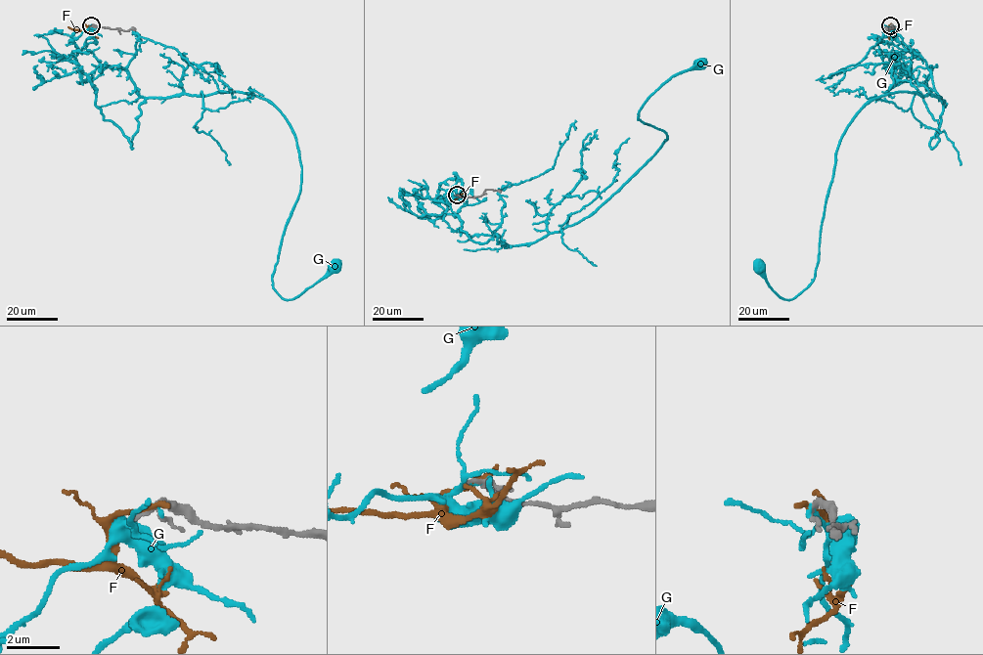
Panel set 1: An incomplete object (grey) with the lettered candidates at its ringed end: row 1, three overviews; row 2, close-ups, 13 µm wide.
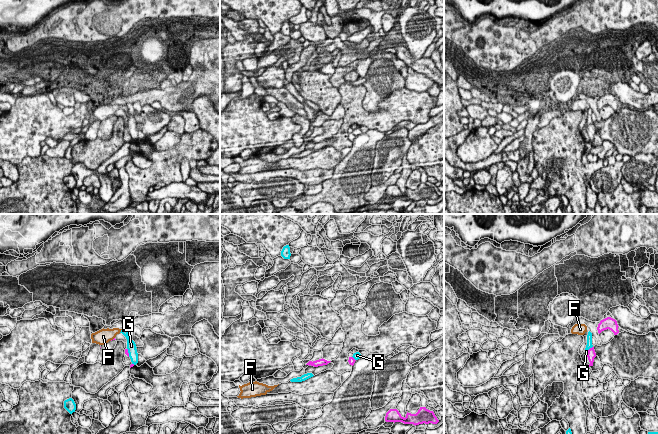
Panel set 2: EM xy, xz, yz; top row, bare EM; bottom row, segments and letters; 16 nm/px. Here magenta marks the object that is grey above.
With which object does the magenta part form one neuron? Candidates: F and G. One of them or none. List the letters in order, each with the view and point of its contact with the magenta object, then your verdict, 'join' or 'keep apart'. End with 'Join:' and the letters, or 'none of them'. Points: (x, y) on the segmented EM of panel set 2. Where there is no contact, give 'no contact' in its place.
F: meets magenta in xy at (113, 339); keep apart
G: meets magenta in yz at (588, 350); keep apart
Join: none of them

